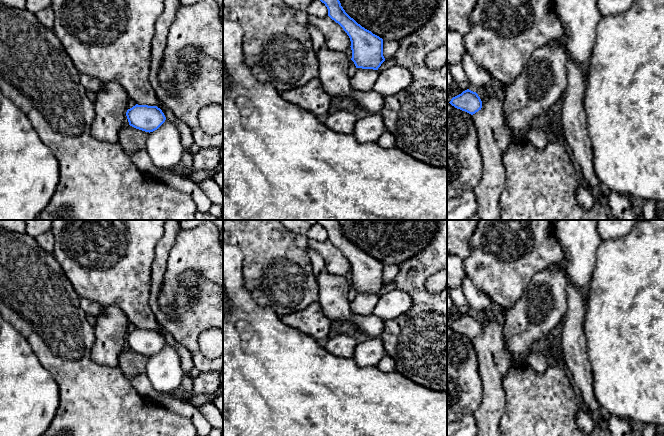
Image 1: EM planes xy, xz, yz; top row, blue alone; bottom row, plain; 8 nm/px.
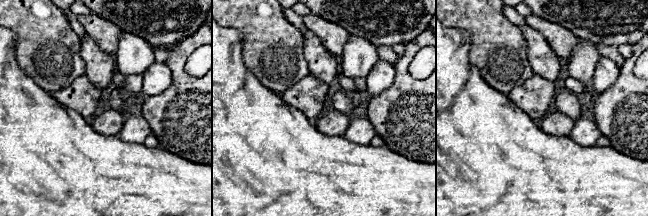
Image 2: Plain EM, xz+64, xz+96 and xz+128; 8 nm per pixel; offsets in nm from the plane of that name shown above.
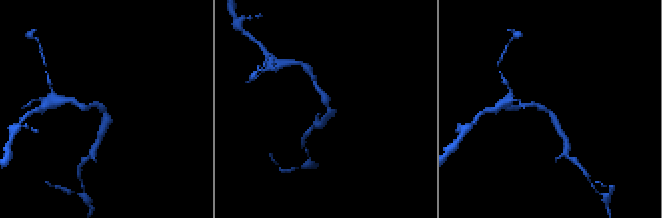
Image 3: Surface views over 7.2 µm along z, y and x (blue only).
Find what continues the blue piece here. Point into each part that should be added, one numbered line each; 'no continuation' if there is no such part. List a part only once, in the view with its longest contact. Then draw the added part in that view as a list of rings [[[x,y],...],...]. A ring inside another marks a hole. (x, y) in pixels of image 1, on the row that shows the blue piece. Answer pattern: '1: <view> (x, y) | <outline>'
no continuation

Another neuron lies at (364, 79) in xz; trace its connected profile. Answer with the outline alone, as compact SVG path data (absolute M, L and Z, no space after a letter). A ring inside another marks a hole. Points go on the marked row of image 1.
M357 68L354 77L351 79L353 90L361 92L370 92L376 83L379 72L373 69Z

